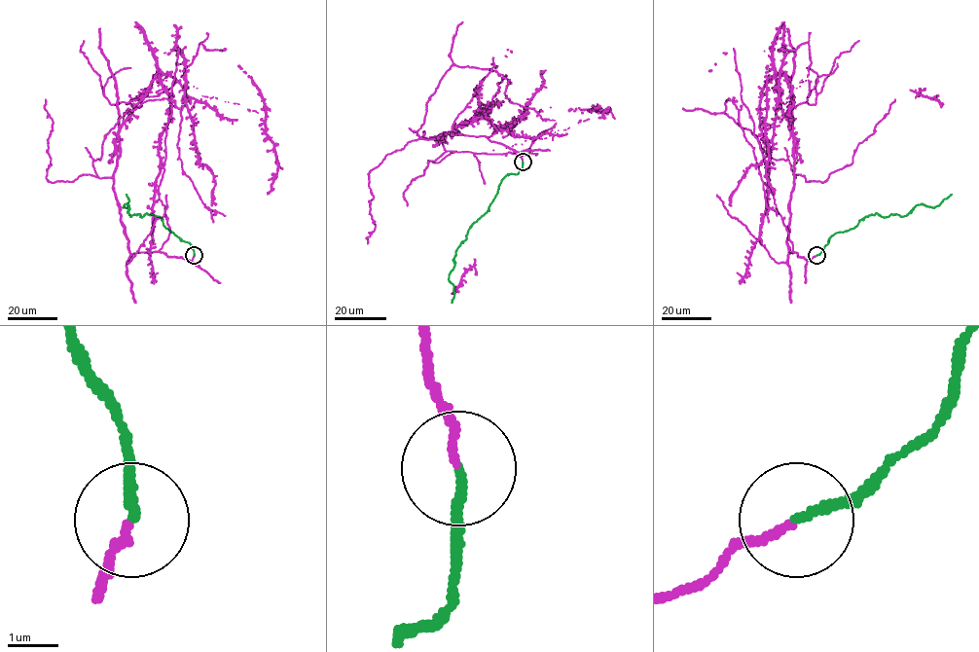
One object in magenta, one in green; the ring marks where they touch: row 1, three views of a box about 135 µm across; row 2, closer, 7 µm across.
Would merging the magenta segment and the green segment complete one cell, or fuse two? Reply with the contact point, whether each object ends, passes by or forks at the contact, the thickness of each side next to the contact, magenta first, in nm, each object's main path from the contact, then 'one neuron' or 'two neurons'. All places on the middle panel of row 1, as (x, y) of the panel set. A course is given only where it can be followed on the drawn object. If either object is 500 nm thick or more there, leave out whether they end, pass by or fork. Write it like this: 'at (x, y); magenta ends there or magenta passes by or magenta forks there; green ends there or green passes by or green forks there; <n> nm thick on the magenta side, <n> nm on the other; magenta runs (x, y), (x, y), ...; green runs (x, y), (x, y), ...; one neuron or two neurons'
at (523, 162); magenta ends there; green ends there; 140 nm thick on the magenta side, 180 nm on the other; magenta runs (523, 162), (485, 136), (419, 137), (439, 81), (453, 65), (494, 70), (510, 81), (510, 101), (555, 120); green runs (523, 162), (517, 174), (502, 180), (489, 210), (472, 224), (456, 251), (449, 280), (453, 288), (451, 303); one neuron

